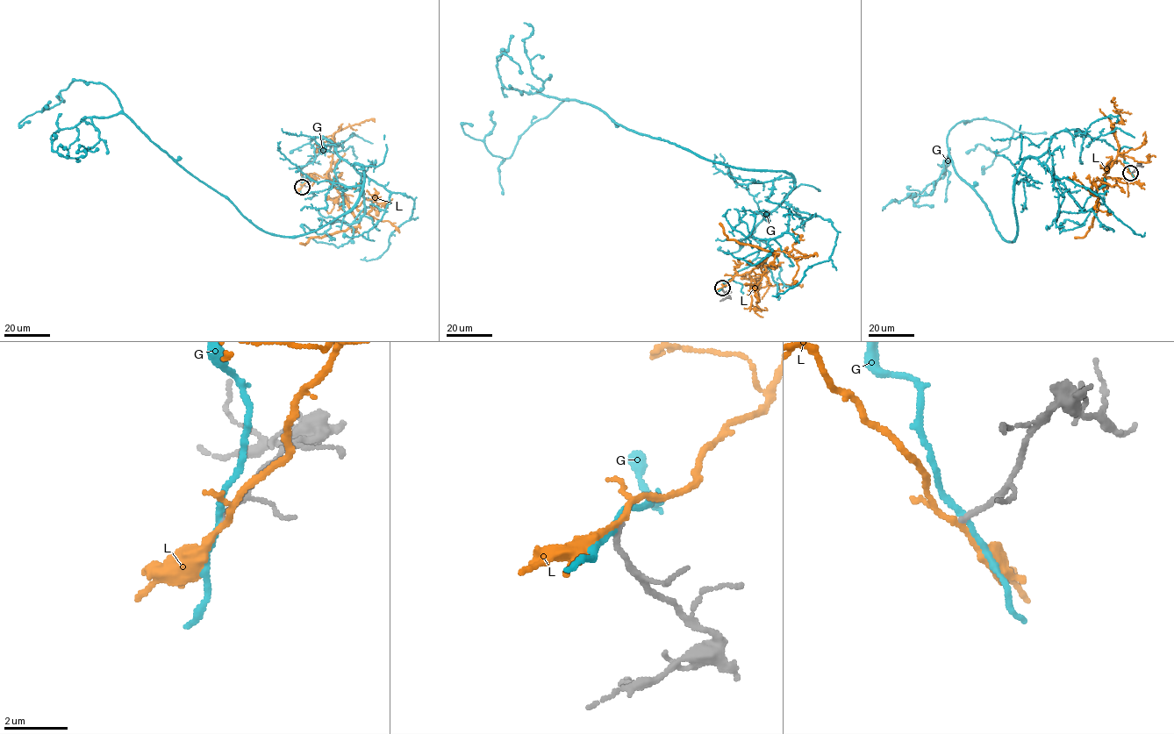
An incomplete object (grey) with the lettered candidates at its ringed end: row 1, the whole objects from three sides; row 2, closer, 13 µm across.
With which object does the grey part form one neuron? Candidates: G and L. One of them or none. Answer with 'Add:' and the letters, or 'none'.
Add: L

